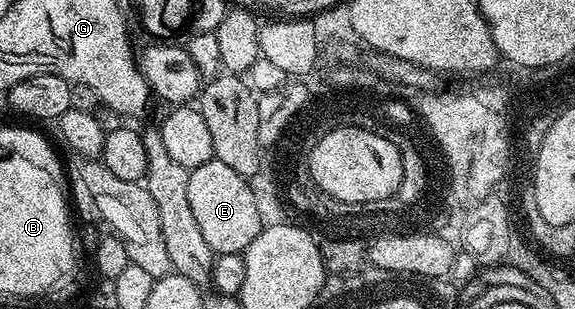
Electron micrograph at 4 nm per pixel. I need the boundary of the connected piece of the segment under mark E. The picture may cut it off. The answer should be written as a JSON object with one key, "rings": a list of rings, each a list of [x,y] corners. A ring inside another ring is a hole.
{"rings":[[[212,159],[201,167],[190,170],[189,179],[189,203],[193,207],[193,215],[197,219],[197,223],[201,226],[201,232],[205,234],[205,243],[209,243],[209,247],[217,255],[220,253],[243,253],[249,247],[249,243],[253,243],[253,239],[257,239],[261,228],[257,213],[257,206],[254,202],[253,191],[251,190],[248,178],[233,171],[231,167],[227,167],[225,163]]]}

